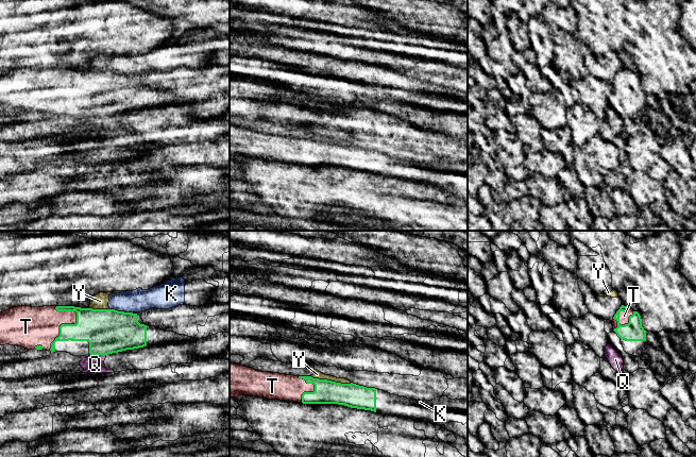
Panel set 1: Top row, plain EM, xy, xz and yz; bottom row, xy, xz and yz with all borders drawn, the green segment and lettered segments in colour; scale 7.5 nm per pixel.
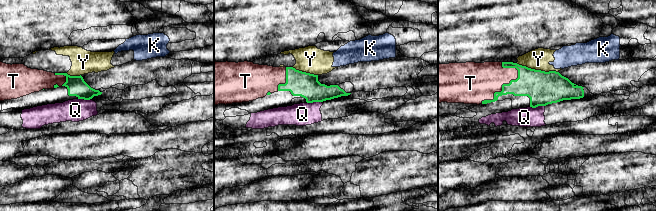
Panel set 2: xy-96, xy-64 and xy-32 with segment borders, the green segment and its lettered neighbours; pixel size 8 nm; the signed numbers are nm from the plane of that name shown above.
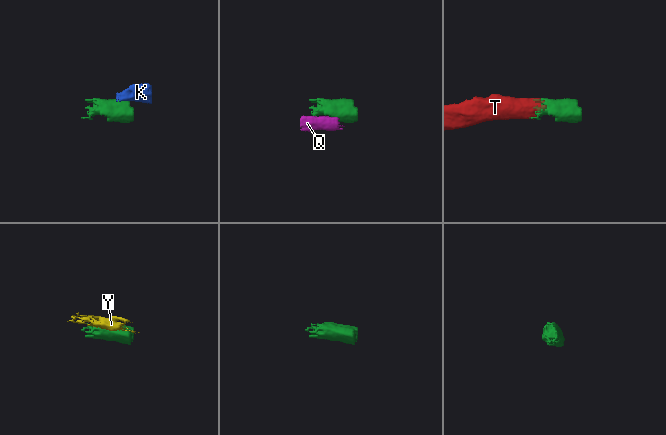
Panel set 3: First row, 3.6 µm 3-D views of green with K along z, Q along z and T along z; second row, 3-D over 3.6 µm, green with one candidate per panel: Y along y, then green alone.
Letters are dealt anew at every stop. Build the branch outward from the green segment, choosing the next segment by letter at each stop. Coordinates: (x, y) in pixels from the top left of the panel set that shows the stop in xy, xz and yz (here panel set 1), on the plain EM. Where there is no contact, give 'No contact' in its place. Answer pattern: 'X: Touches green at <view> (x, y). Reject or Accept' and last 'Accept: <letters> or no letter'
K: Touches green at xy (121, 73). Reject
Q: Touches green at xy (98, 116). Reject
T: Touches green at xy (62, 86). Accept
Y: Touches green at xz (330, 142). Reject
Accept: T

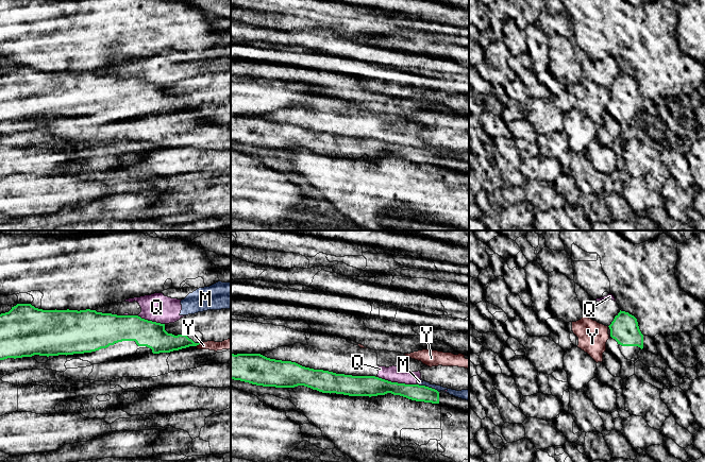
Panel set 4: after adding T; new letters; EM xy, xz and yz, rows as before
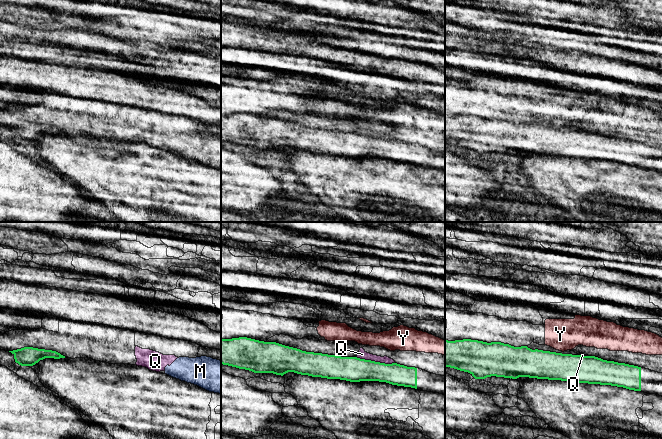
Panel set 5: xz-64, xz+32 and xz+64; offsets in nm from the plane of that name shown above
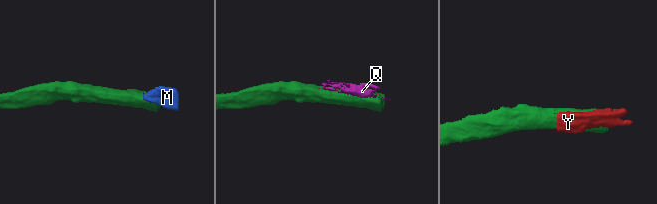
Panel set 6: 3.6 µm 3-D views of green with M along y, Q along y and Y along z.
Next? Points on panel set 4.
M: Touches green at xz (427, 149). Reject
Q: Touches green at xz (397, 144). Reject
Y: Touches green at xy (198, 106). Reject
Accept: no letter

